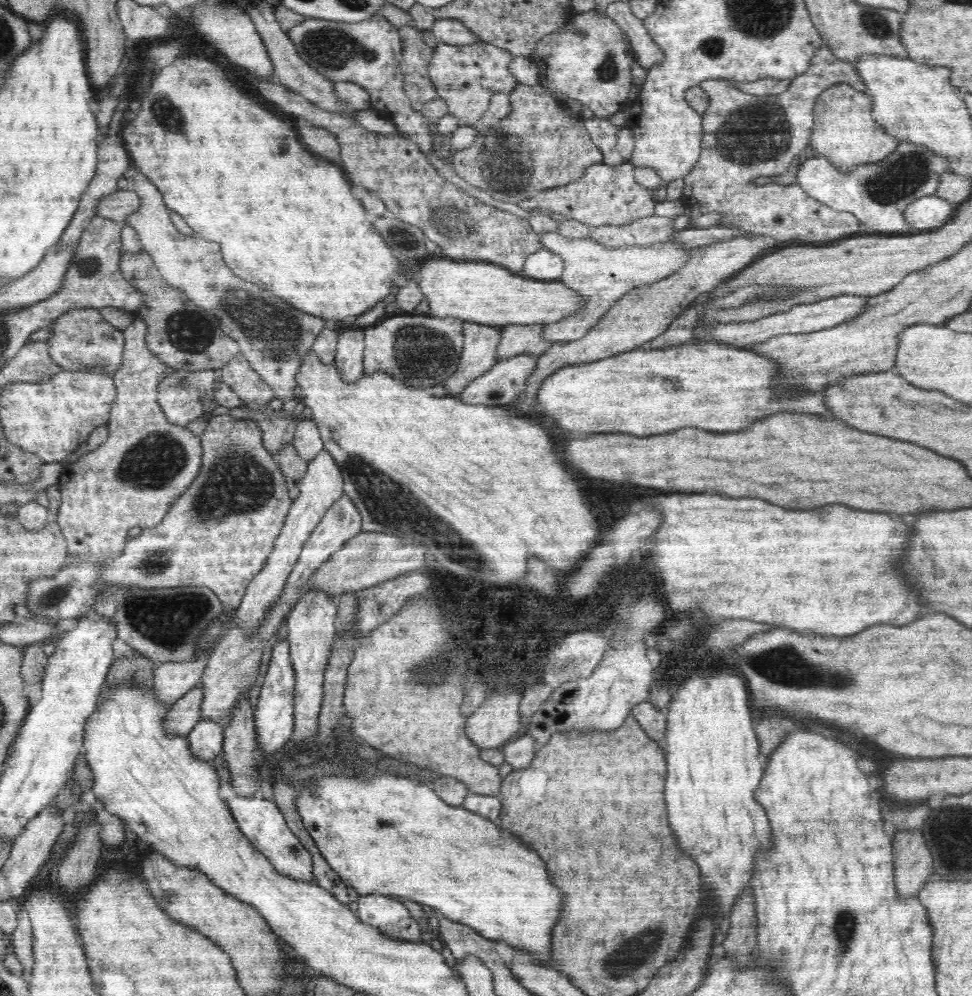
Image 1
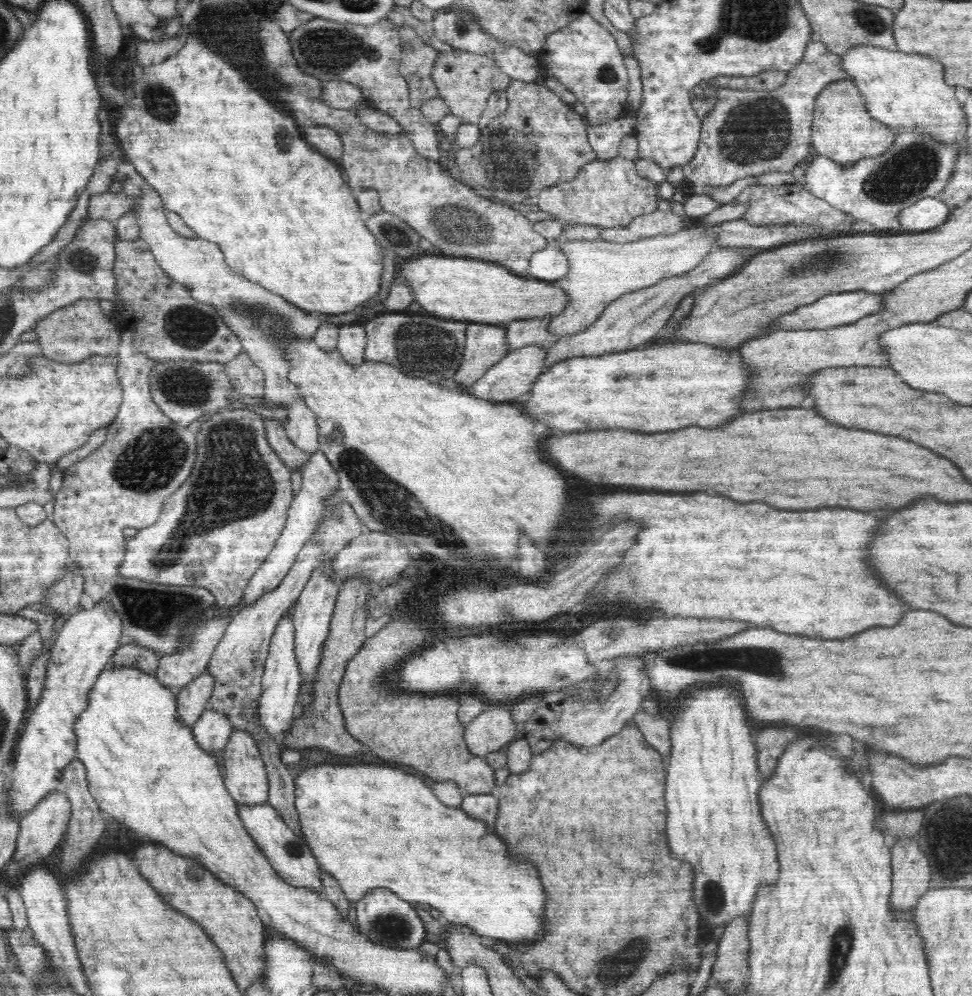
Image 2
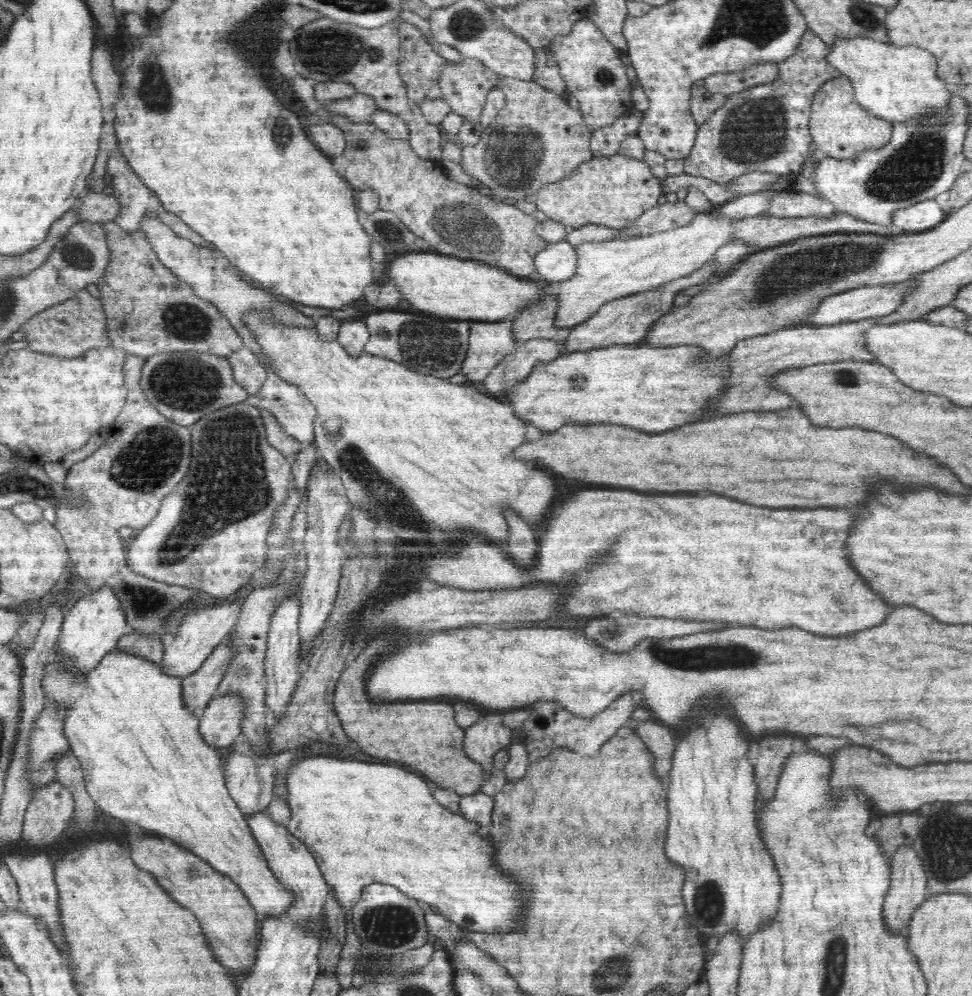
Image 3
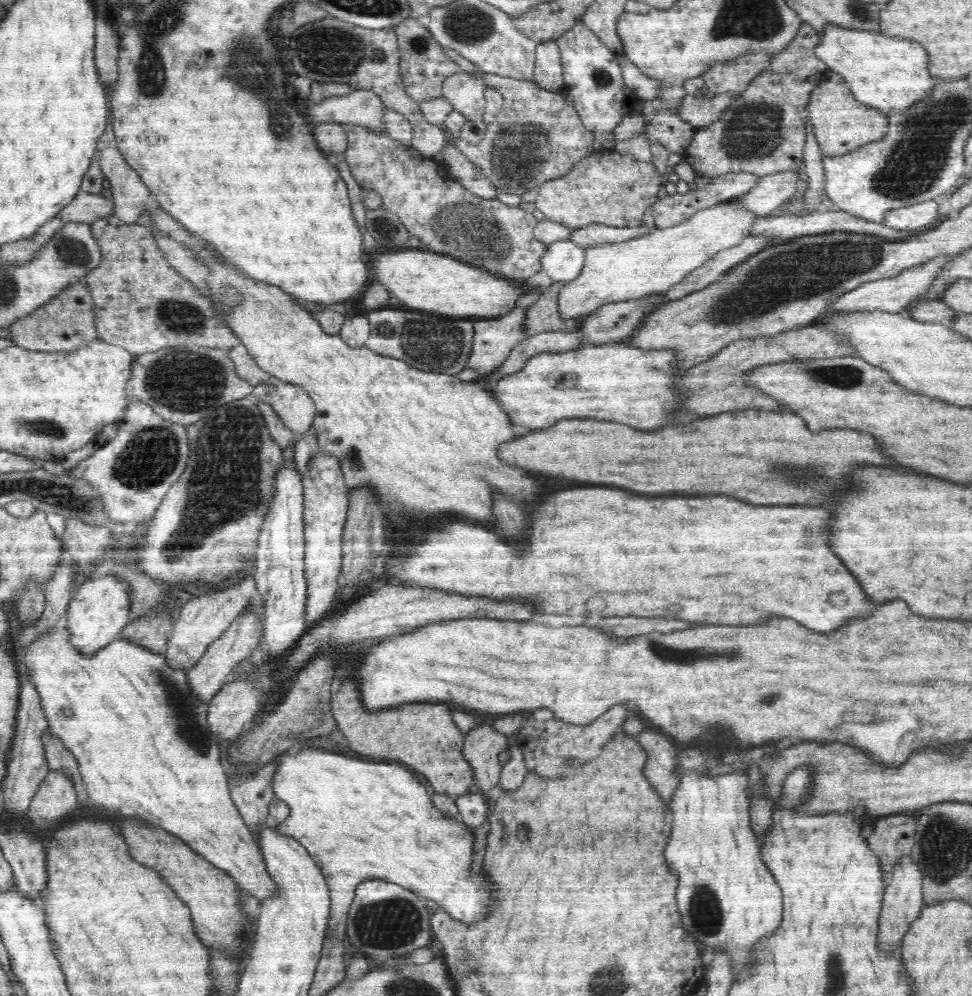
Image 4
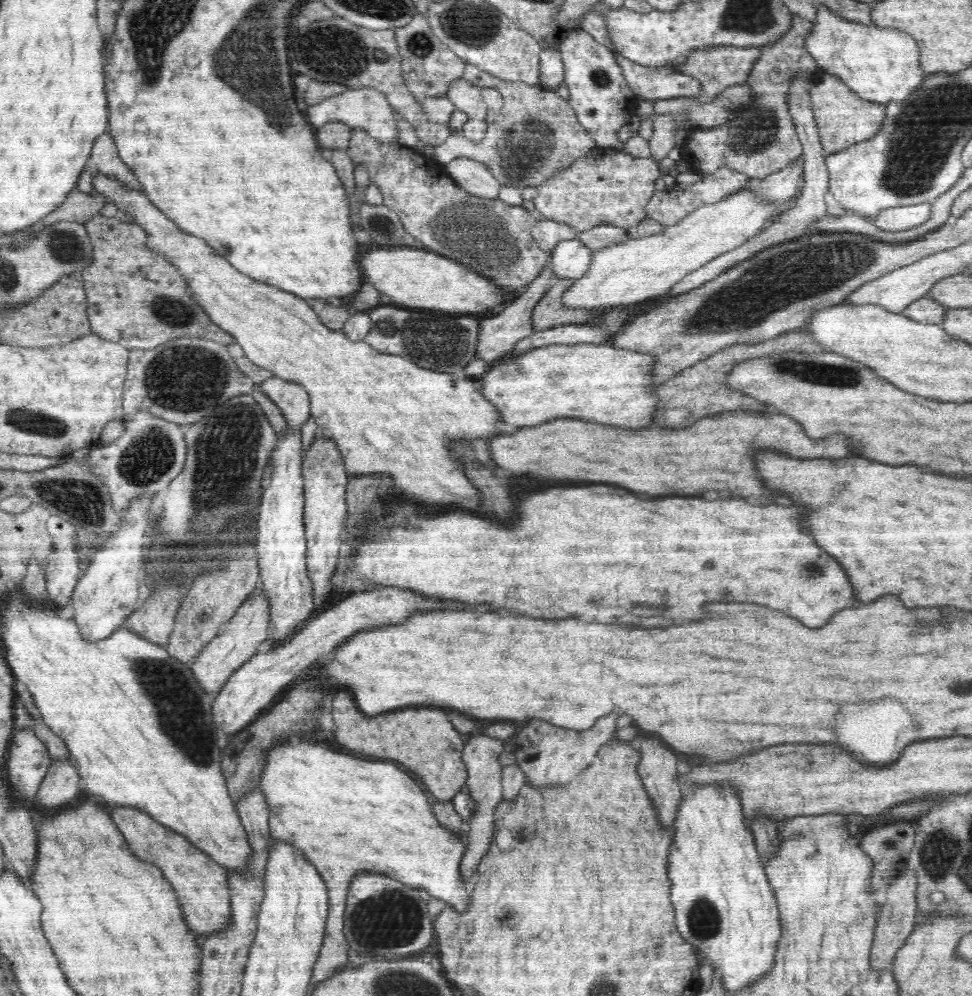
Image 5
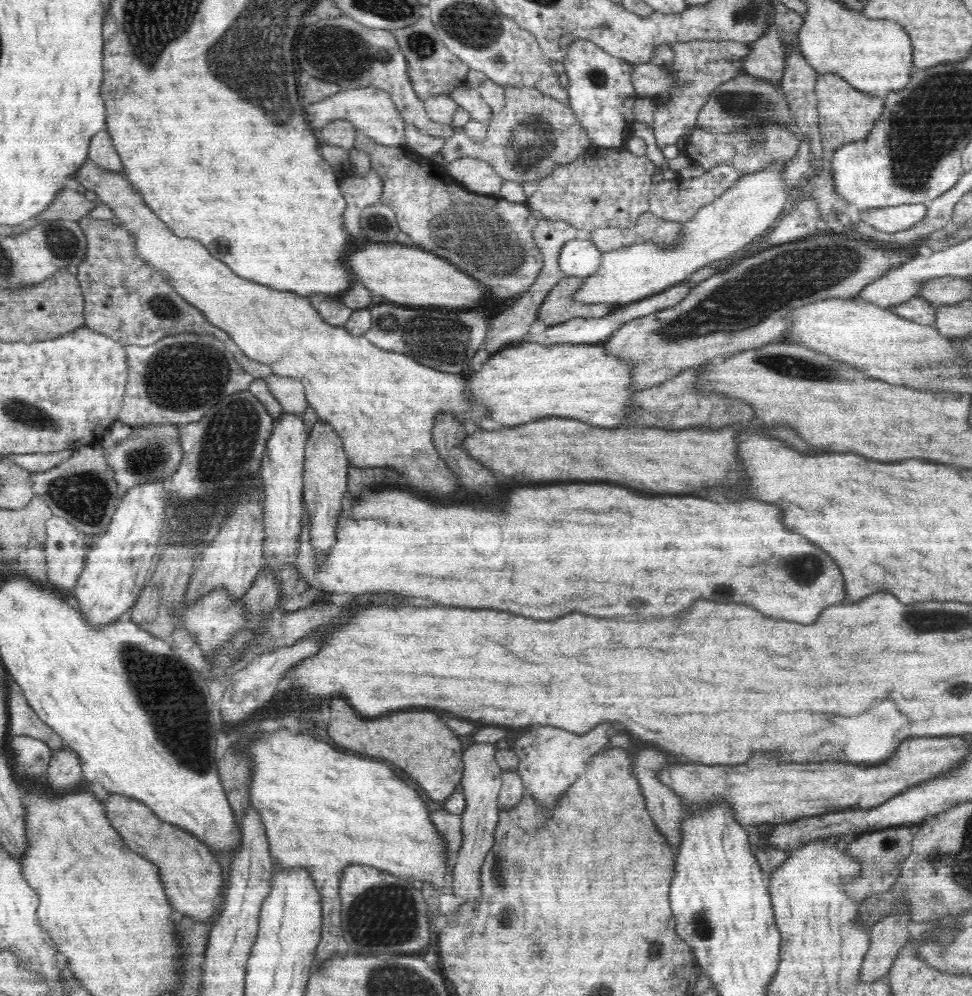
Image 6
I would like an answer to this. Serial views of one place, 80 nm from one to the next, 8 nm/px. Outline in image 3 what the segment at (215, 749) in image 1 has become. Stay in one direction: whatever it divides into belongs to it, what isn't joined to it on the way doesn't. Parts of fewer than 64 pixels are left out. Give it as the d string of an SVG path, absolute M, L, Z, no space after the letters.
M238 693L214 697L199 715L200 733L210 746L226 748L242 738L244 699Z

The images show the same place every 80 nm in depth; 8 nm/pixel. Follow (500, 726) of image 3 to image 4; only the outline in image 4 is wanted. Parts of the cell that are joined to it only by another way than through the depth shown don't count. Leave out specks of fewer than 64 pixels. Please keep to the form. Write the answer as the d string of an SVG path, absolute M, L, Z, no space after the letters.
M480 726L465 734L463 757L475 771L474 786L482 791L490 808L495 804L497 788L503 766L498 755L509 749L507 736L502 735L492 726Z

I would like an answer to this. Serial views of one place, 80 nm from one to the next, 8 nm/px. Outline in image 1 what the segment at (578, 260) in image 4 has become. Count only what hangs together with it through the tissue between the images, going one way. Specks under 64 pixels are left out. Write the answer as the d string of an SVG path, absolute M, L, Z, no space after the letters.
M544 248L534 252L526 259L524 269L519 275L530 279L558 281L564 270L564 259Z

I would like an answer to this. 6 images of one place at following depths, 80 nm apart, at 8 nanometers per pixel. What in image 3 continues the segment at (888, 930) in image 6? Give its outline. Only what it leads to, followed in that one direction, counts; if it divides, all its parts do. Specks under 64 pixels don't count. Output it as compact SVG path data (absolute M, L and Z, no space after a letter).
M900 848L893 856L890 856L892 876L888 894L883 902L883 916L886 925L892 931L905 933L907 925L912 920L913 912L916 912L922 901L929 896L927 891L928 875L923 868L923 859L916 853L915 848Z

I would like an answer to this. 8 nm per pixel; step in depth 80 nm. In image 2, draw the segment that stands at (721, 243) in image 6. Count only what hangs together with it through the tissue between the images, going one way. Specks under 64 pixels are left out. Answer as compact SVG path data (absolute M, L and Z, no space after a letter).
M698 220L672 236L654 236L628 244L614 244L600 239L560 241L558 238L556 241L549 241L569 260L568 275L554 282L567 293L571 303L568 308L551 318L548 331L559 337L579 334L590 327L604 308L620 299L620 296L692 271L715 248L719 234L714 228L716 225L704 225Z

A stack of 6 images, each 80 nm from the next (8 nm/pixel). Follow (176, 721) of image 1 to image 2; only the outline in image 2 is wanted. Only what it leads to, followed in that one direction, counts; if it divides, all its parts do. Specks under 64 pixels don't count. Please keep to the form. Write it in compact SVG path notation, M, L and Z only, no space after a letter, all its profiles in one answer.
M205 670L199 677L192 679L176 696L176 711L185 726L194 726L206 710L206 704L214 690L214 675Z

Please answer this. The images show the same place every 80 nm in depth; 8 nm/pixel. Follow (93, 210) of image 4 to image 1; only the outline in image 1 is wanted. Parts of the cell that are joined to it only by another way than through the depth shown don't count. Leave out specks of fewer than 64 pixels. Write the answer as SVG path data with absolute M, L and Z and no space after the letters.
M130 188L116 190L110 195L103 196L98 204L98 216L116 222L124 222L141 205L140 197Z

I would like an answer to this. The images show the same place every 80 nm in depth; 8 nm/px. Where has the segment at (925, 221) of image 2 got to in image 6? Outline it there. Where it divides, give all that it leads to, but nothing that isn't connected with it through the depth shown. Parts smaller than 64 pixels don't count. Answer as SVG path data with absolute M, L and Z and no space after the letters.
M927 204L900 205L859 211L859 220L882 232L894 233L919 223L927 213Z

